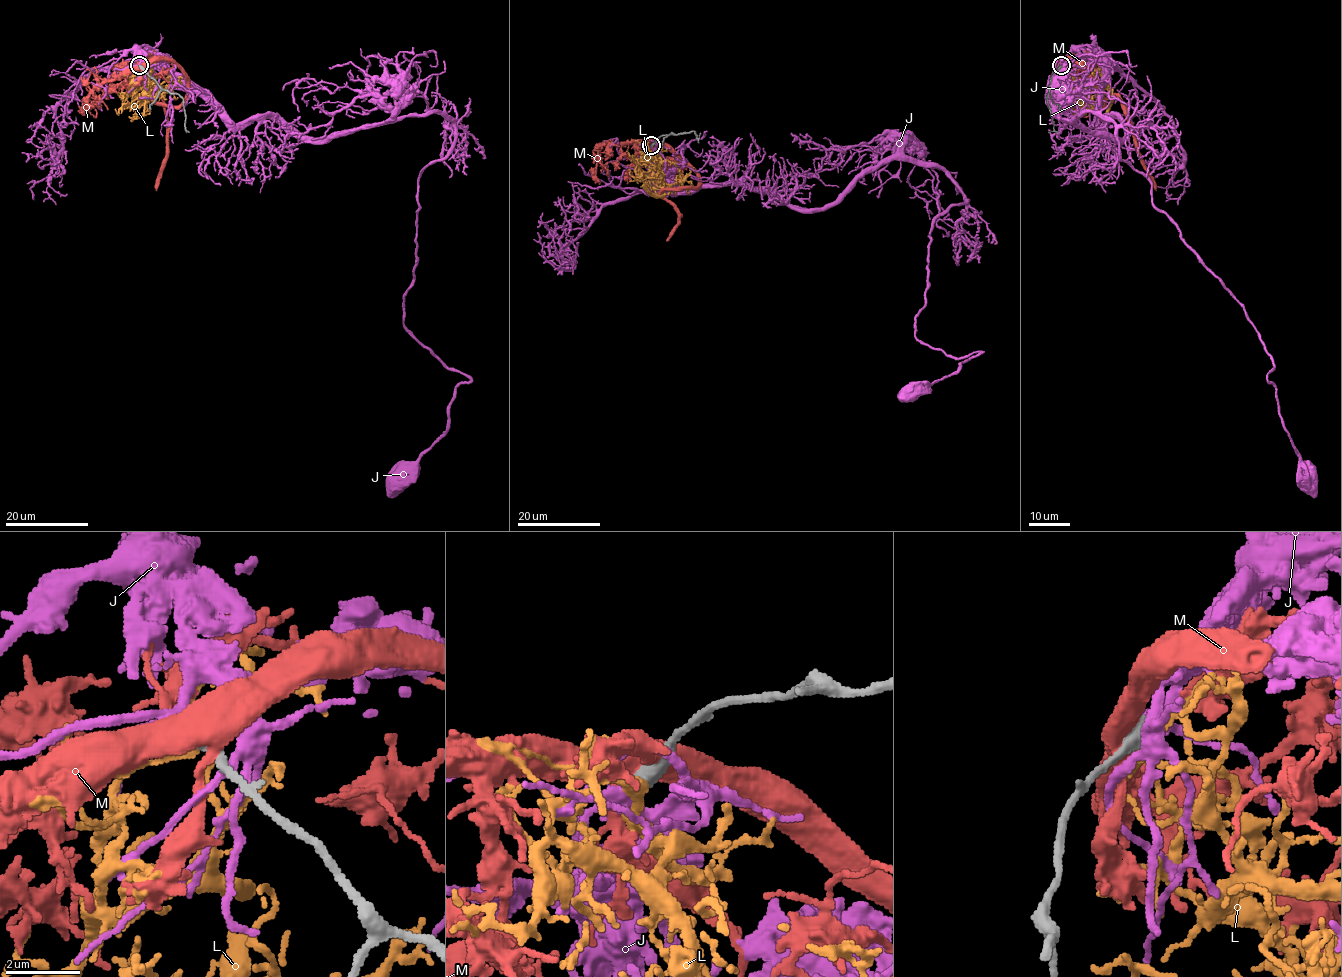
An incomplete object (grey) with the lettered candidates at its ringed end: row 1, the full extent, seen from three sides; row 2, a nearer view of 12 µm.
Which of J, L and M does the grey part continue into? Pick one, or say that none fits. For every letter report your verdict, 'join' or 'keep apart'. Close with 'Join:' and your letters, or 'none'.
J: join
L: keep apart
M: keep apart
Join: J

